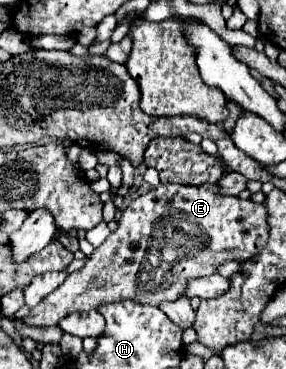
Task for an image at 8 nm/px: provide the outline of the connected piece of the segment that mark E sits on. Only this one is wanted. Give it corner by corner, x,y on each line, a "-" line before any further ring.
159,184
147,194
133,200
123,212
119,220
119,228
109,234
109,238
95,248
87,264
71,272
65,282
45,296
27,318
23,318
31,326
55,326
61,318
71,312
87,312
99,310
99,306
135,300
139,304
159,306
163,302
173,302
175,298
185,296
185,282
191,278
201,278
207,274
215,274
217,268
225,262
247,262
267,244
269,226
267,226
267,208
253,200
243,200
239,196
221,194
219,184
203,184
203,186
181,186
181,184

